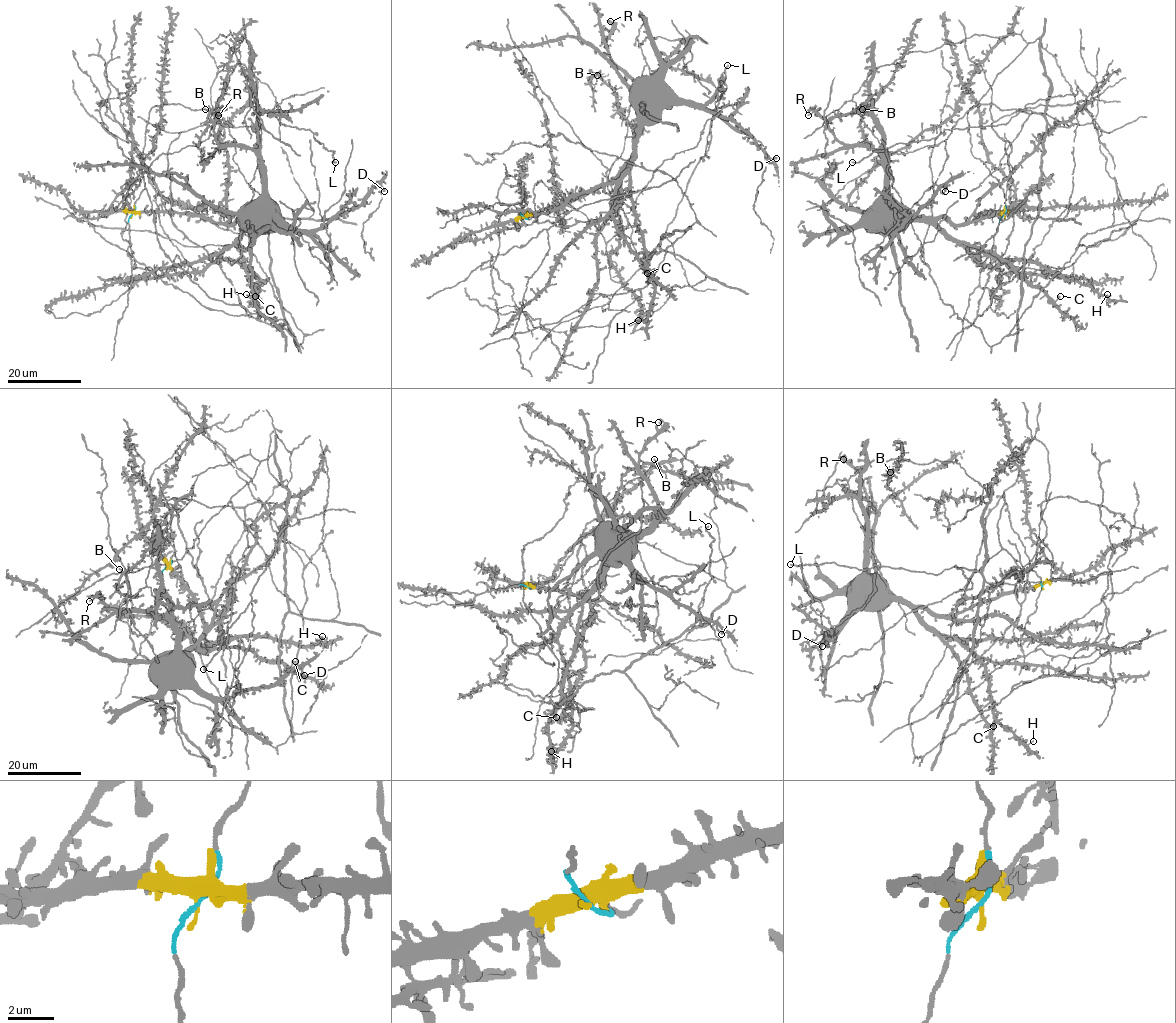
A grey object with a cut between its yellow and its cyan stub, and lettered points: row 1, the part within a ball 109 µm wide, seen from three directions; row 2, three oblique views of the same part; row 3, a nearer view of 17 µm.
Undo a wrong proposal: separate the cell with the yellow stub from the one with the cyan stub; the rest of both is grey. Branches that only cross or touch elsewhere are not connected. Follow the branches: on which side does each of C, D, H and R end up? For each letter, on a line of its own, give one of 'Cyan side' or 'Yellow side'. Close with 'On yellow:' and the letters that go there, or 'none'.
C: Yellow side
D: Yellow side
H: Yellow side
R: Yellow side
On yellow: C, D, H, R

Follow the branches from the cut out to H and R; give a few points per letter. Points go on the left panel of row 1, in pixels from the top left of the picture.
H: (132, 214), (238, 218), (241, 233), (221, 259), (261, 280), (246, 294)
R: (132, 214), (188, 212), (231, 224), (244, 218), (262, 197), (260, 161), (251, 149), (219, 143), (218, 115)

